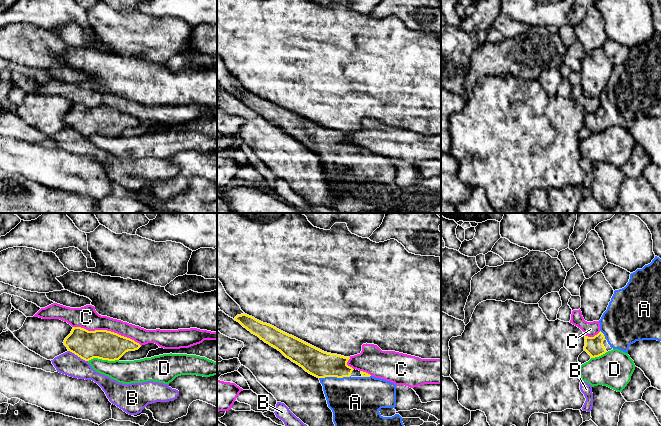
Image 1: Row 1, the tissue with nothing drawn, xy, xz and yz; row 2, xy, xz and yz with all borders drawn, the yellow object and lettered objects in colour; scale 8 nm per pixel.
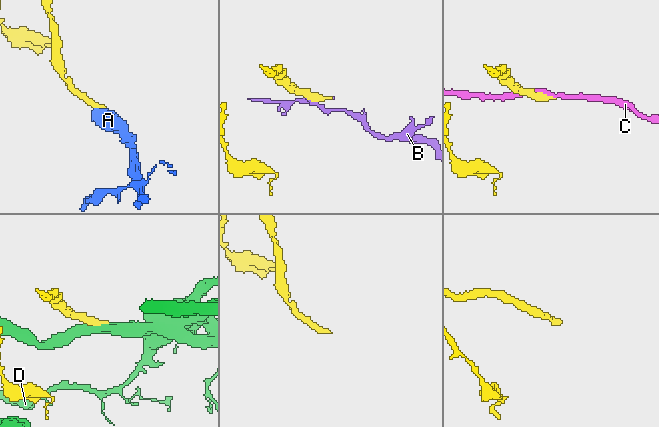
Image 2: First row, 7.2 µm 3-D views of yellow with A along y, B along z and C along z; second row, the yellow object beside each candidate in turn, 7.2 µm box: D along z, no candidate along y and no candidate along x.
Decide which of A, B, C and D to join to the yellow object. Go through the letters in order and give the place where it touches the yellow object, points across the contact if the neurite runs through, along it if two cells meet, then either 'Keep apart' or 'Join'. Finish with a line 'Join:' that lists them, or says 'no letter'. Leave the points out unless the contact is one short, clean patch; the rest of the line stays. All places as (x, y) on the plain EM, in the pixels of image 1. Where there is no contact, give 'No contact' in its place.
A: Touches yellow at xz (334, 152). Path across: xz (316, 138), (323, 141), (334, 152), (337, 160), (353, 176). Join
B: Touches yellow at xy (78, 132). Keep apart
C: Touches yellow at xy (106, 106). Keep apart
D: Touches yellow at xy (103, 135). Keep apart
Join: A

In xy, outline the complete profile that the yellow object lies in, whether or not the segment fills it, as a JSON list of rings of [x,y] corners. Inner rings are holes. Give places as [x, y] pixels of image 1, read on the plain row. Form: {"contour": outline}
{"contour": [[[73,103],[63,119],[68,127],[85,137],[93,134],[115,137],[126,128],[141,123],[134,116],[117,109],[107,106],[88,107],[81,103]]]}

